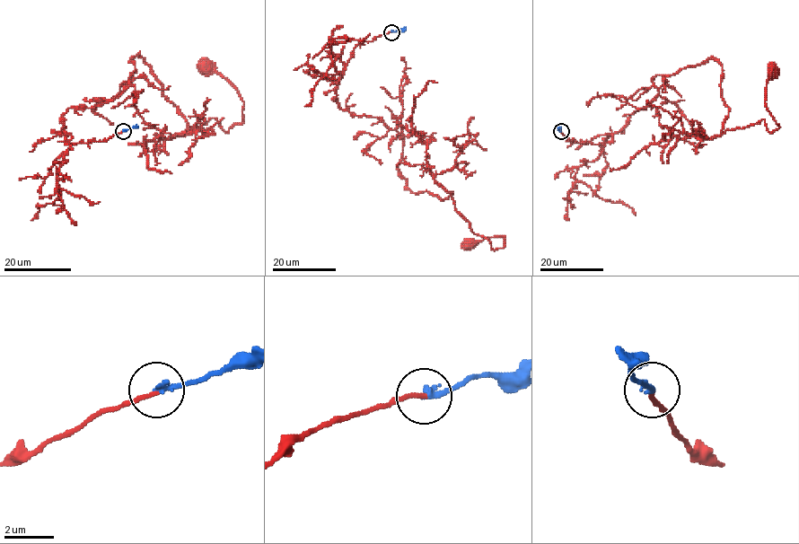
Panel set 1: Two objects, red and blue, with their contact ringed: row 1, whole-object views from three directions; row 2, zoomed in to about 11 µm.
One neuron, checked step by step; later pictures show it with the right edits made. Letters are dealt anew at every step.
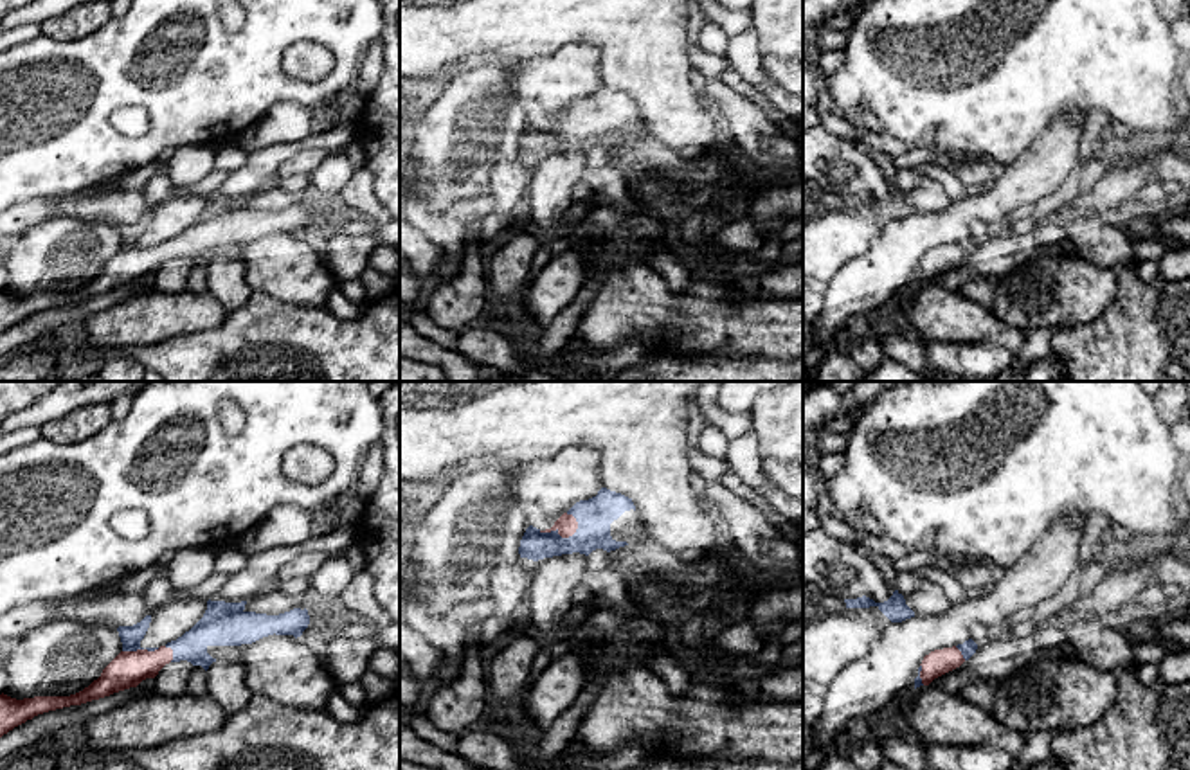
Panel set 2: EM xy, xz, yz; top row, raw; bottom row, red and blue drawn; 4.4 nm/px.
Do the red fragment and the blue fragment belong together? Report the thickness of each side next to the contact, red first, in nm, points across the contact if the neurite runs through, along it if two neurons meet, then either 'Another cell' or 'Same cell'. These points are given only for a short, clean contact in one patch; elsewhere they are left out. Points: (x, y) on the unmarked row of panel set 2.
Thickness 90 nm (red) against 160 nm. Path across: xz (566, 121), (560, 132), (578, 128), (594, 112). Same cell

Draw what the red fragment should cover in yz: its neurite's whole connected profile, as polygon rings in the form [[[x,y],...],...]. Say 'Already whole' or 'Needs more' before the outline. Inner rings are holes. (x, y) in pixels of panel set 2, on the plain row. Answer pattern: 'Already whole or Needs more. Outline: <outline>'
Needs more. Outline: [[[969,236],[963,241],[934,246],[924,254],[918,273],[915,275],[915,286],[920,282],[929,282],[934,275],[960,264],[969,257],[978,246],[978,241]]]

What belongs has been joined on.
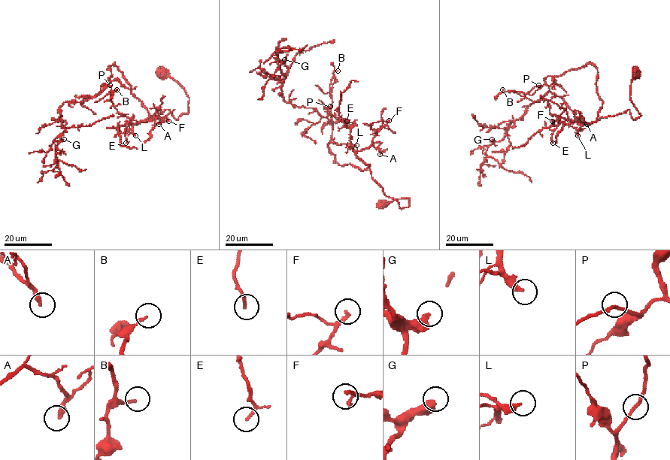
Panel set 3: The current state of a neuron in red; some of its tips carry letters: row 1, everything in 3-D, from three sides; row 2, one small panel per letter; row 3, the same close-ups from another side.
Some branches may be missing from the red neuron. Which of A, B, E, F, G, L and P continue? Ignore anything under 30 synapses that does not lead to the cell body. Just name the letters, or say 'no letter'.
L

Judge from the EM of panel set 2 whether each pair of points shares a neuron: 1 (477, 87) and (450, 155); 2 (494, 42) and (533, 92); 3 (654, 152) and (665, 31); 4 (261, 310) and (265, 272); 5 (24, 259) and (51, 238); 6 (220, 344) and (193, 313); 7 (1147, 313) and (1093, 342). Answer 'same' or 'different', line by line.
1: same
2: different
3: different
4: different
5: same
6: different
7: same

